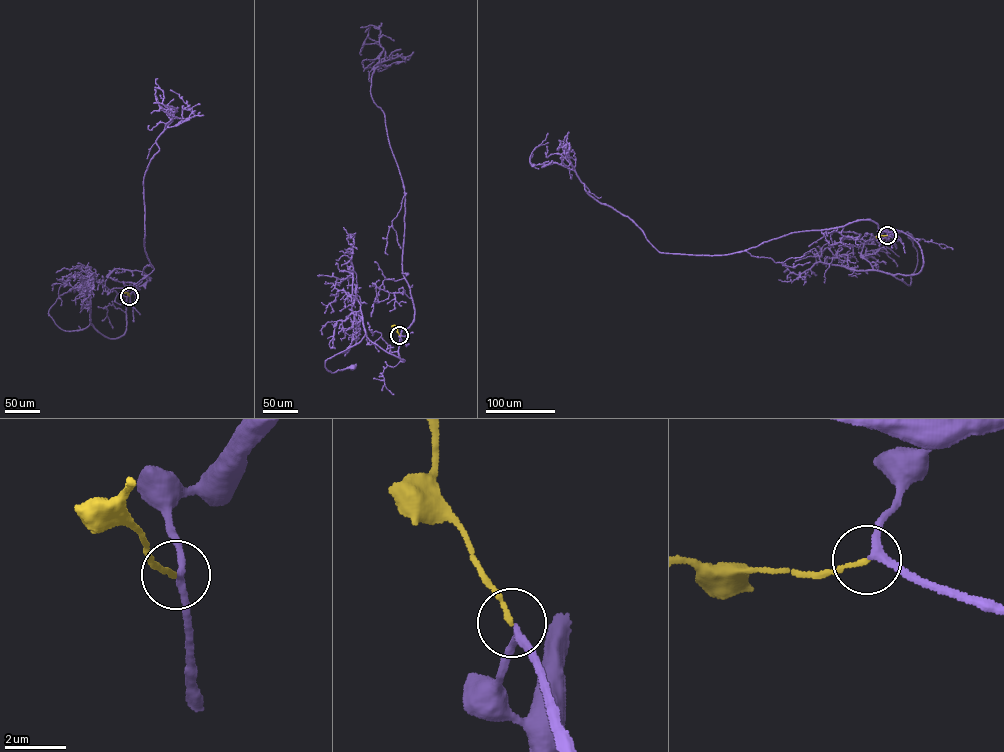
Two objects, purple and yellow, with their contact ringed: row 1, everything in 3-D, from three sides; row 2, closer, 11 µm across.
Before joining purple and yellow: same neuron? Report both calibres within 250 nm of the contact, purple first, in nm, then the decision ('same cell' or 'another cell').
220/150 nm | same cell

